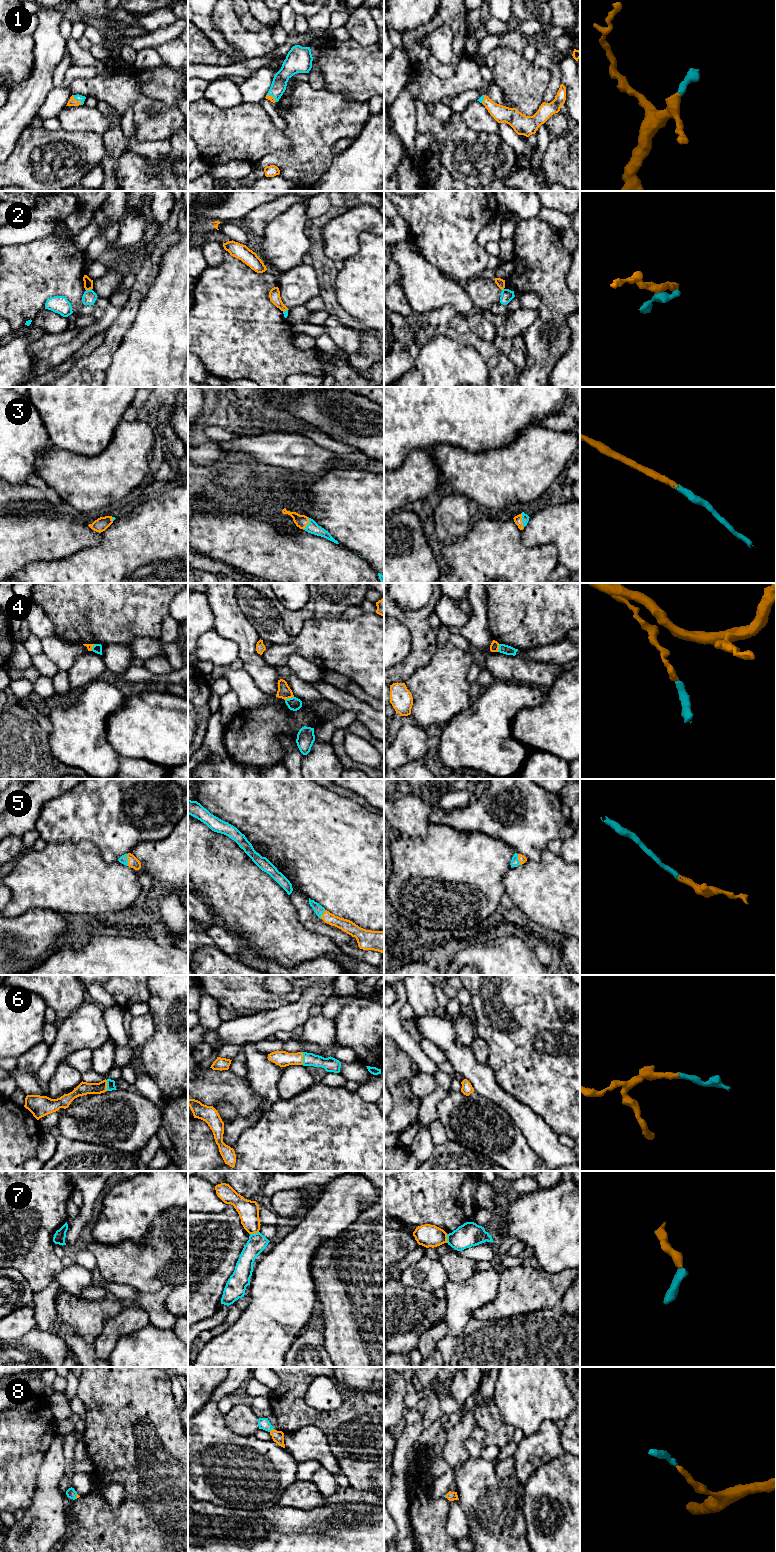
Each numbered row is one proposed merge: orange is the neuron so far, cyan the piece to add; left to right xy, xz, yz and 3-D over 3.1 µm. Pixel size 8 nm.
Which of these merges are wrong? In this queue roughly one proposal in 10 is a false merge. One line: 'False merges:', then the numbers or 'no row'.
False merges: 4

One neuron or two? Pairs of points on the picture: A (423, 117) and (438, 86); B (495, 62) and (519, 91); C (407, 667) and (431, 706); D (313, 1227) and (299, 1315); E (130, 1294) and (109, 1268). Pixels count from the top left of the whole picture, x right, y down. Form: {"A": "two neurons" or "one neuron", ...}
{"A": "two neurons", "B": "one neuron", "C": "two neurons", "D": "one neuron", "E": "two neurons"}

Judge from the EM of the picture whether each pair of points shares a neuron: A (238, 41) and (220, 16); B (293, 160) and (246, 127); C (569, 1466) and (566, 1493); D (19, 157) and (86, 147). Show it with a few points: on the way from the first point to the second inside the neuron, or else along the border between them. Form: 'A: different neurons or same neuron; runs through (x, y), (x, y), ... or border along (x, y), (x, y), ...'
A: same neuron; runs through (236, 35), (226, 22)
B: different neurons; border along (283, 131), (290, 142), (290, 148), (286, 152)
C: same neuron; runs through (569, 1473), (567, 1476), (567, 1486)
D: same neuron; runs through (36, 159), (62, 158), (69, 155)

